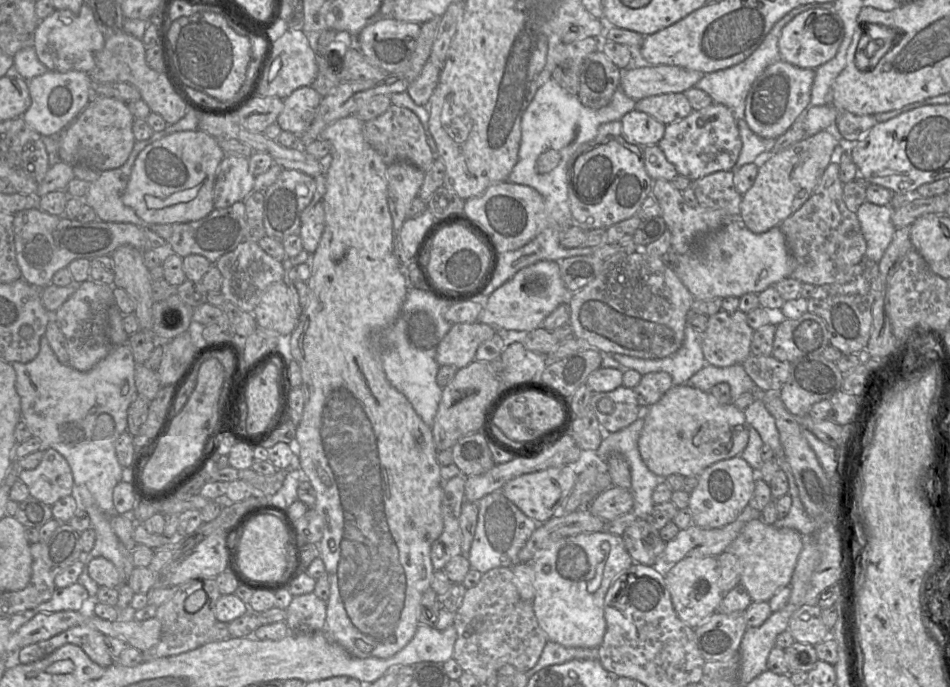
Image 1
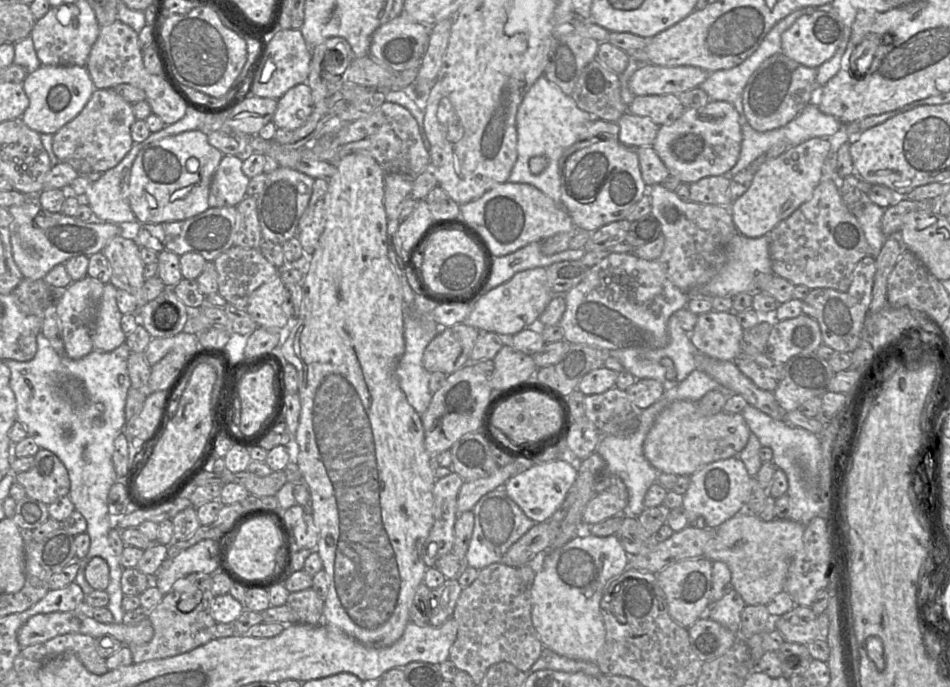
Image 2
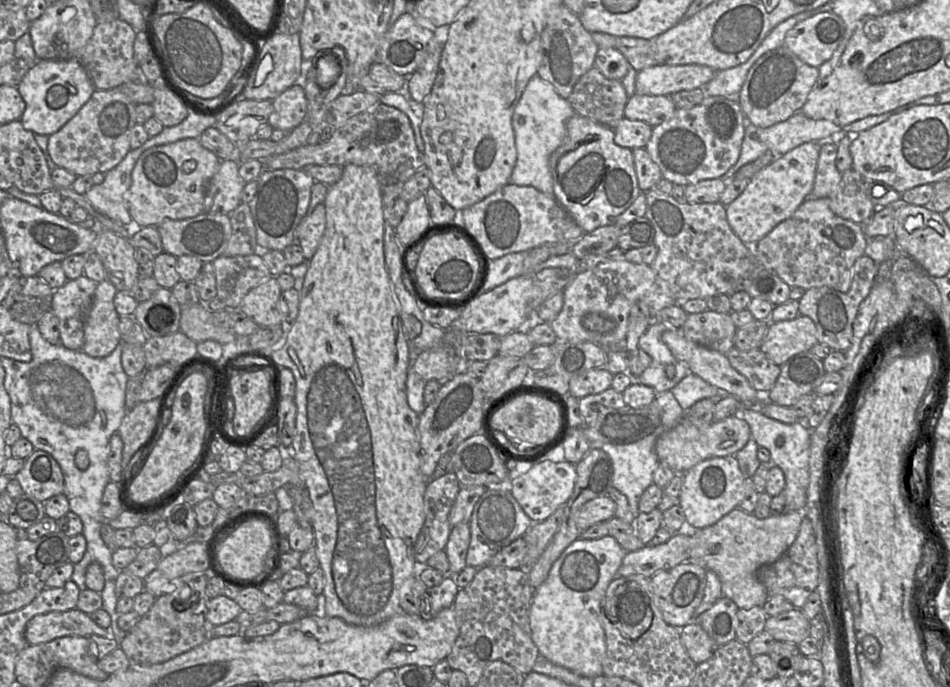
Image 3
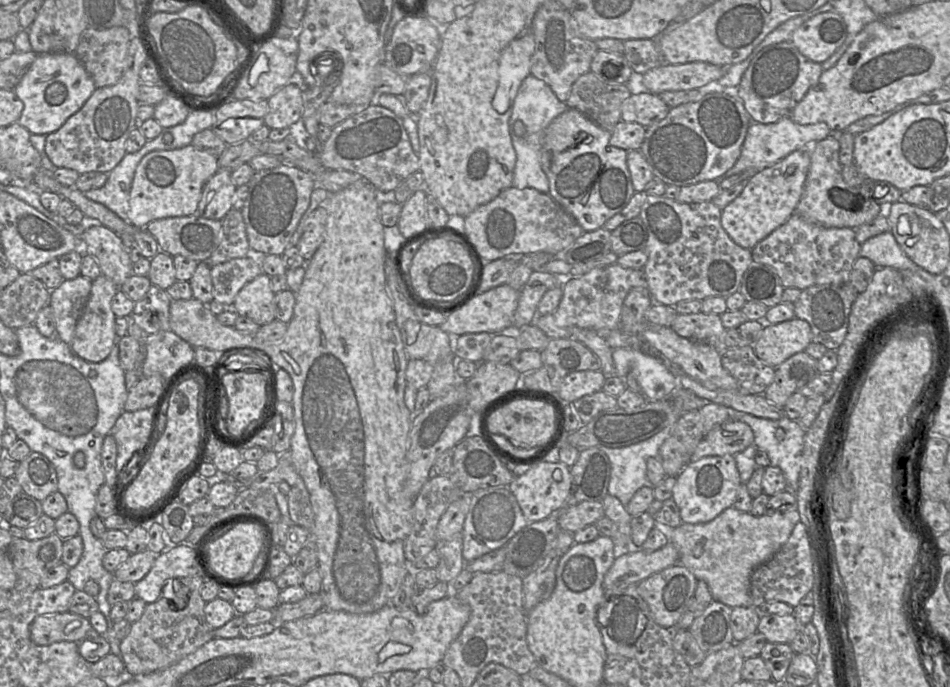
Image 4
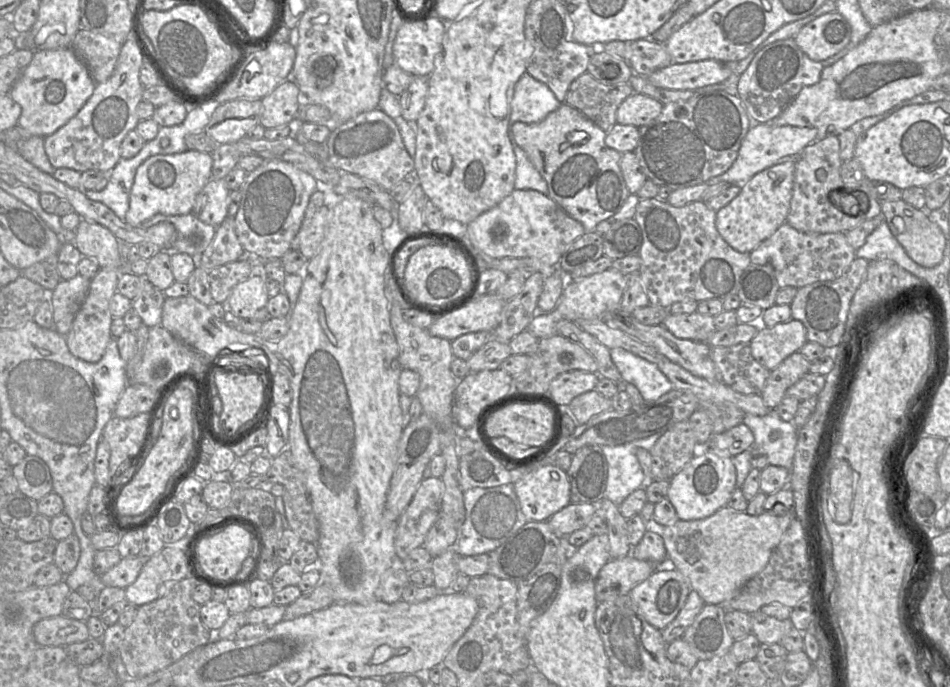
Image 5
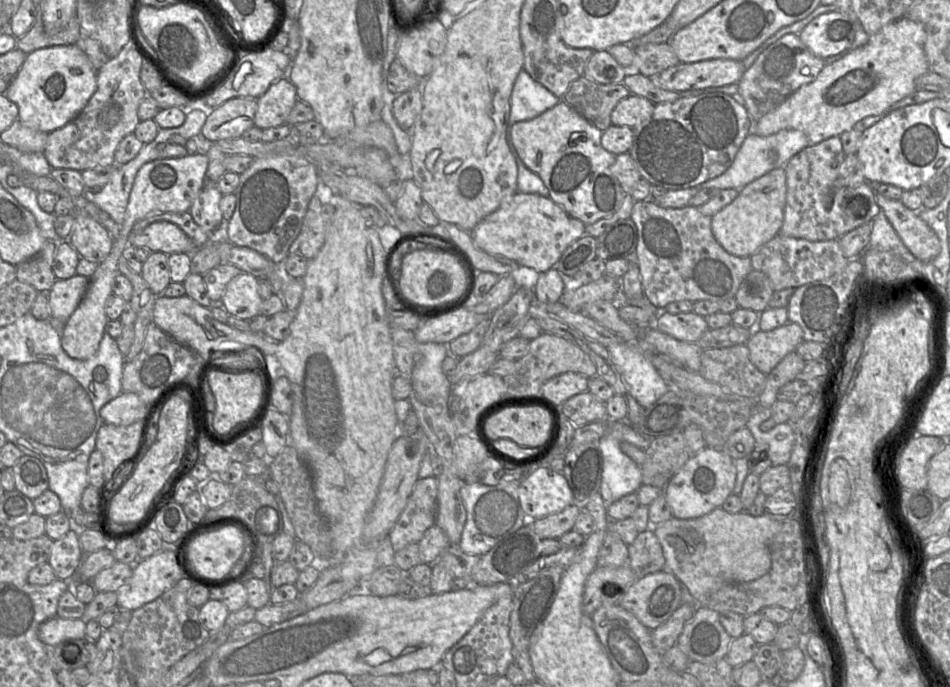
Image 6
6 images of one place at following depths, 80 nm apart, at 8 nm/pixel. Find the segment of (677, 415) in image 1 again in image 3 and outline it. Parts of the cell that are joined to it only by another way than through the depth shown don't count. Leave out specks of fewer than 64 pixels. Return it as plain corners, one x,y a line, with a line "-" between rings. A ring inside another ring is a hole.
737,415
714,421
707,427
696,427
681,419
676,426
658,437
655,451
660,463
666,464
676,474
684,474
706,459
734,456
750,438
751,431
748,423

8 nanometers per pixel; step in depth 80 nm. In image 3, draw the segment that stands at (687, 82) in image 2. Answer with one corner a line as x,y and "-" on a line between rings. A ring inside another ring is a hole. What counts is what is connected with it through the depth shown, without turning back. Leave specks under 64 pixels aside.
656,64
638,71
636,94
670,96
680,91
705,87
717,71
721,70
698,64

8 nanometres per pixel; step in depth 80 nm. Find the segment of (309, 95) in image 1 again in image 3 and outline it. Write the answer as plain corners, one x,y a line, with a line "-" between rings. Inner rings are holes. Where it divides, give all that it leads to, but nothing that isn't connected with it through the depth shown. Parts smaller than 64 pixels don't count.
300,84
286,89
272,103
273,111
267,123
274,129
292,130
306,120
308,101

